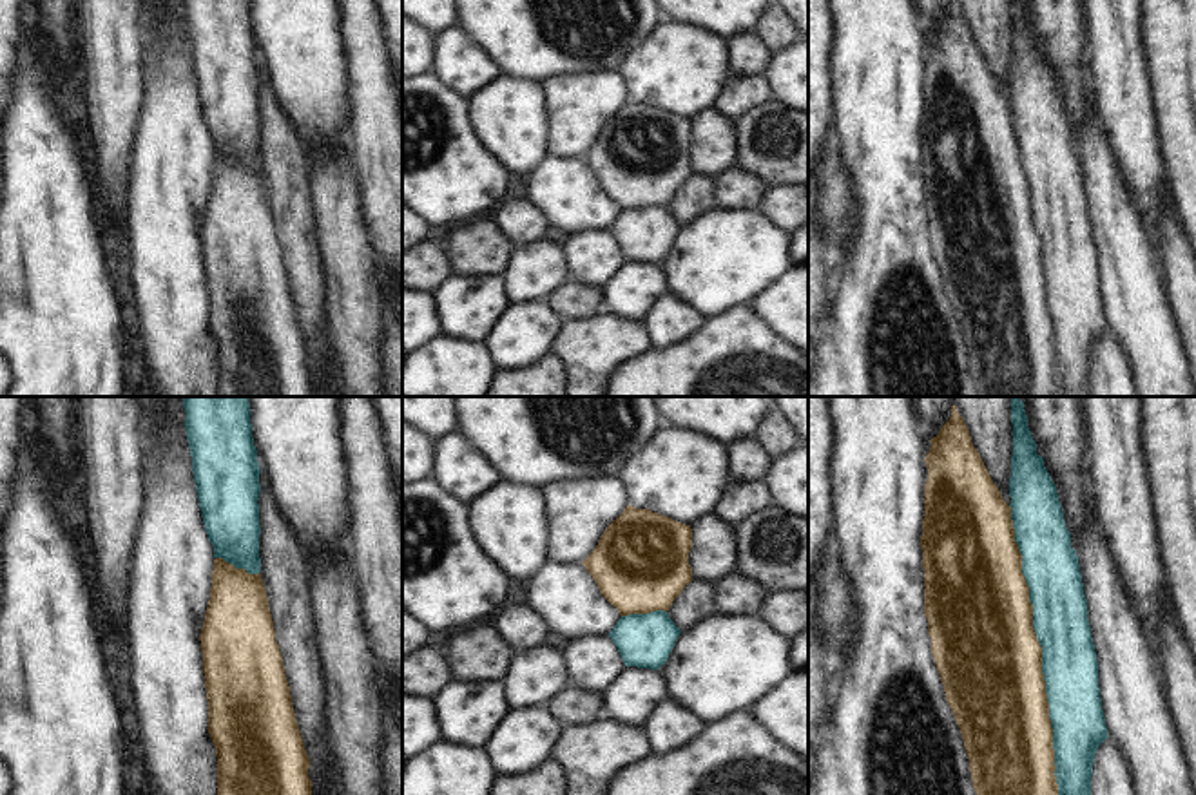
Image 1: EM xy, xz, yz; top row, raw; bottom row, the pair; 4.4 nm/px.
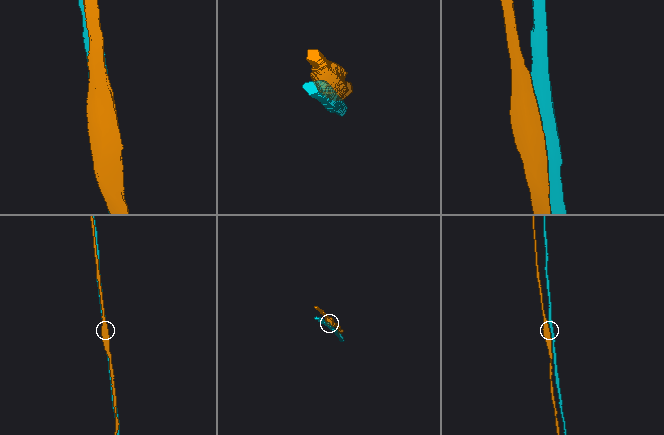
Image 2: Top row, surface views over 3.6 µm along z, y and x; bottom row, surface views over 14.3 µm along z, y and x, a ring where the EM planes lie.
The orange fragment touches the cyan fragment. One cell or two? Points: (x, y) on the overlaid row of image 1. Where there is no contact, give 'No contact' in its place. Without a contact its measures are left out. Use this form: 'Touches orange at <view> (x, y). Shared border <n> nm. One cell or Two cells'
Touches orange at yz (1041, 651). Shared border 1300 nm. Two cells.

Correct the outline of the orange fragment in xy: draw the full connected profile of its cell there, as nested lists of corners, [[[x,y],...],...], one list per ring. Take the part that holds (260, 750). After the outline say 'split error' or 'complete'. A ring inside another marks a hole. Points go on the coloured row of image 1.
[[[214,560],[201,628],[208,733],[217,755],[217,795],[312,795],[310,759],[295,721],[266,590],[259,574]]] | complete

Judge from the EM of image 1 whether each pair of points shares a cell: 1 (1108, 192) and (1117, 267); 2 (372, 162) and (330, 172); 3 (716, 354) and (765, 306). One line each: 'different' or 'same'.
1: same
2: different
3: different

